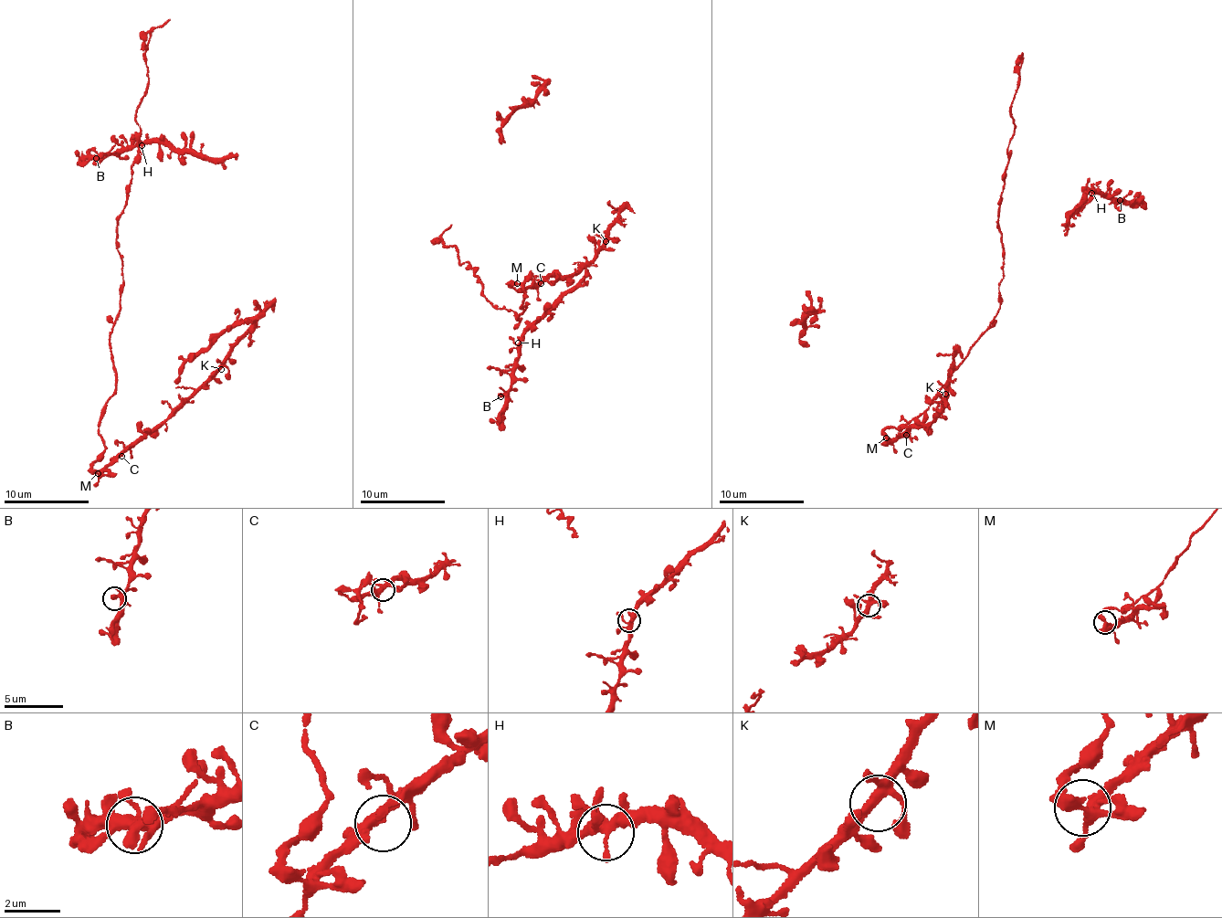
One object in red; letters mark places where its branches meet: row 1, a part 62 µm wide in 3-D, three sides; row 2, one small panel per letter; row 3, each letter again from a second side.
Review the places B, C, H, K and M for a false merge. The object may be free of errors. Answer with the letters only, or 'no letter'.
M

